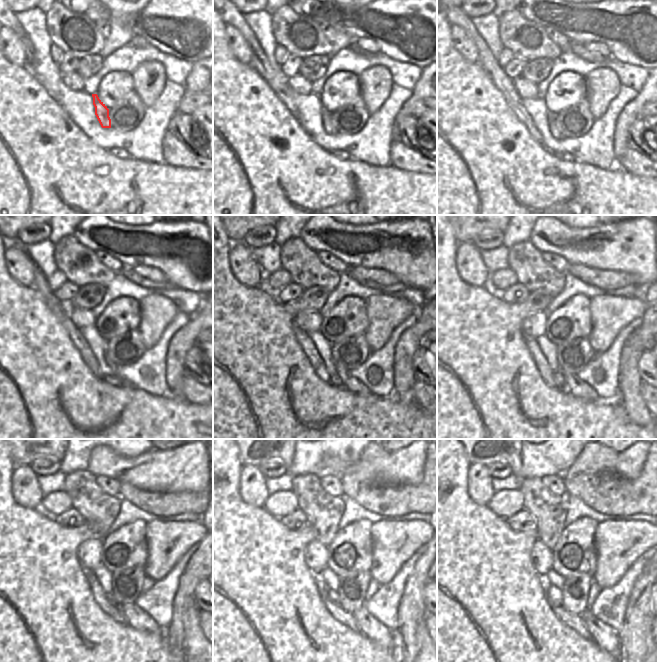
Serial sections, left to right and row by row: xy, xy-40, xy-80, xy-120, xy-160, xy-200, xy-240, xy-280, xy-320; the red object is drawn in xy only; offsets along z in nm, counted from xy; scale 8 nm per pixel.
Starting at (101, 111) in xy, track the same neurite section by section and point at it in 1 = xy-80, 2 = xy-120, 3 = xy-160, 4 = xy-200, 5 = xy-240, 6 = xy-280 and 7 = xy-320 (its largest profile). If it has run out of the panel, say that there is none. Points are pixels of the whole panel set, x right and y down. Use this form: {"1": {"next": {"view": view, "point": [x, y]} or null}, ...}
{"1": {"next": {"view": "xy-80", "point": [551, 117]}}, "2": {"next": {"view": "xy-120", "point": [110, 362]}}, "3": {"next": {"view": "xy-160", "point": [349, 382]}}, "4": {"next": {"view": "xy-200", "point": [575, 386]}}, "5": {"next": {"view": "xy-240", "point": [137, 618]}}, "6": {"next": {"view": "xy-280", "point": [369, 626]}}, "7": {"next": {"view": "xy-320", "point": [604, 636]}}}

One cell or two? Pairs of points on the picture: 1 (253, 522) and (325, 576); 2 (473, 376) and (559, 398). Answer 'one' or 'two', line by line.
1: two
2: one

